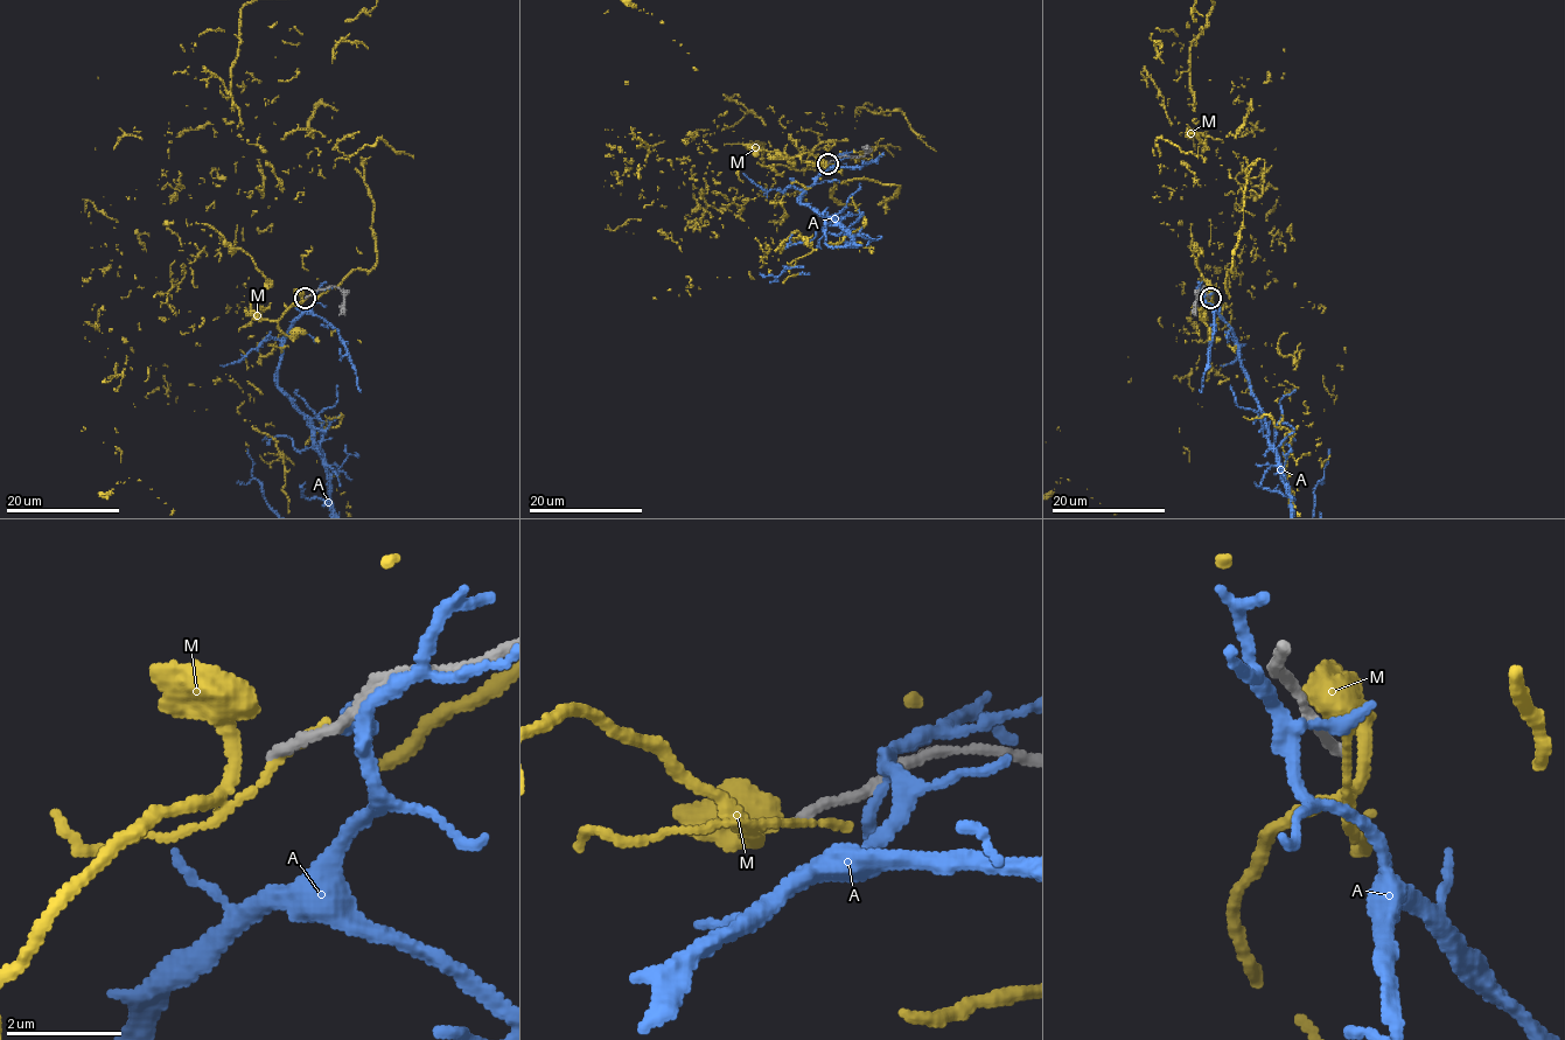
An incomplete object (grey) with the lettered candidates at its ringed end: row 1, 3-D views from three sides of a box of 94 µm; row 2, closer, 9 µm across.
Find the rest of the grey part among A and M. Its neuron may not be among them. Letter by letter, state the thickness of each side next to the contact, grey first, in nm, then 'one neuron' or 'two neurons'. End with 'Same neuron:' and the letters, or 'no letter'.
A: 150/280 nm | two neurons
M: 170/140 nm | two neurons
Same neuron: no letter

